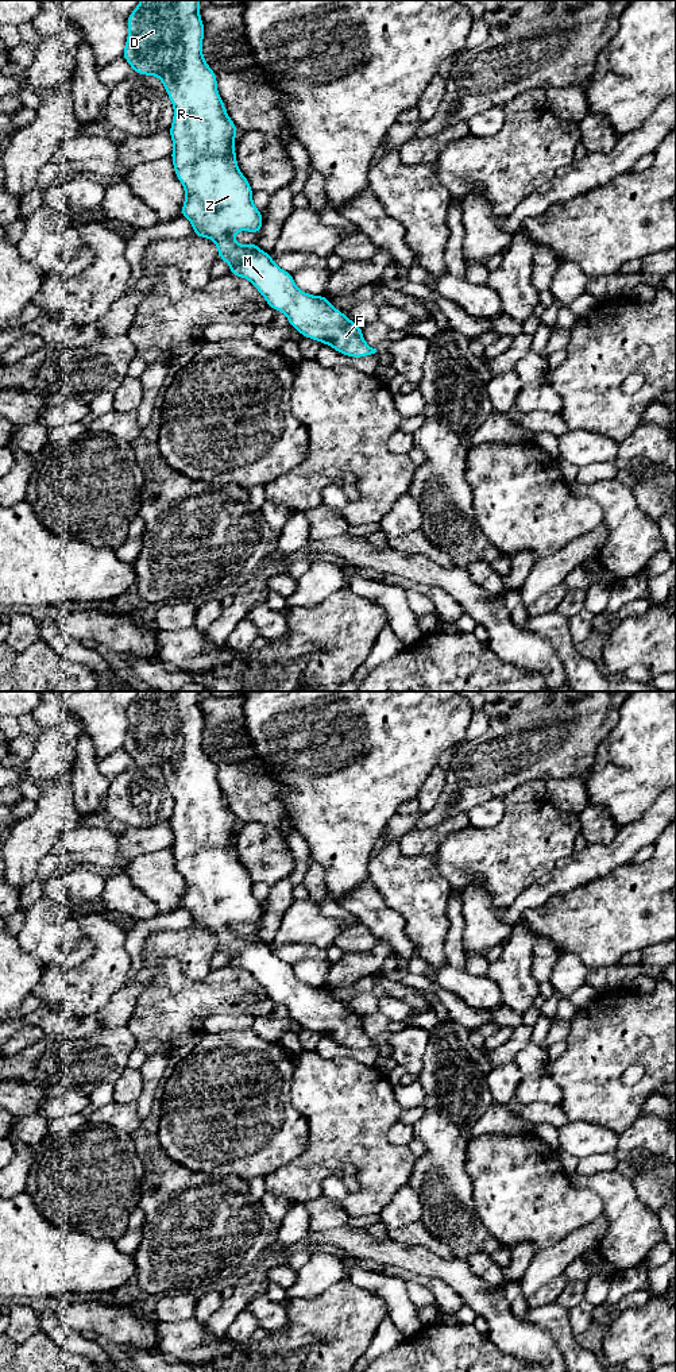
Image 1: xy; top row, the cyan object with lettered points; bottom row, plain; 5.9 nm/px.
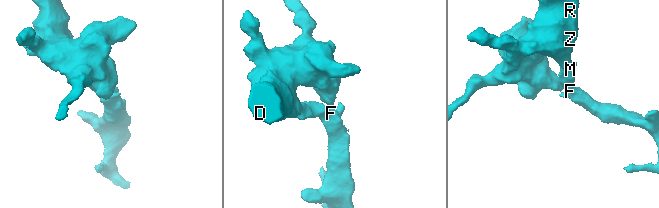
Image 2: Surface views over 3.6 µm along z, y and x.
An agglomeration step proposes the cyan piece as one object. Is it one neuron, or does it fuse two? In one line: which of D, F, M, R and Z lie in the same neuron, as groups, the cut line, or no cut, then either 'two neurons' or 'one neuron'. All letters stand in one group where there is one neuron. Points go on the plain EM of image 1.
D F M R Z | no cut | one neuron

